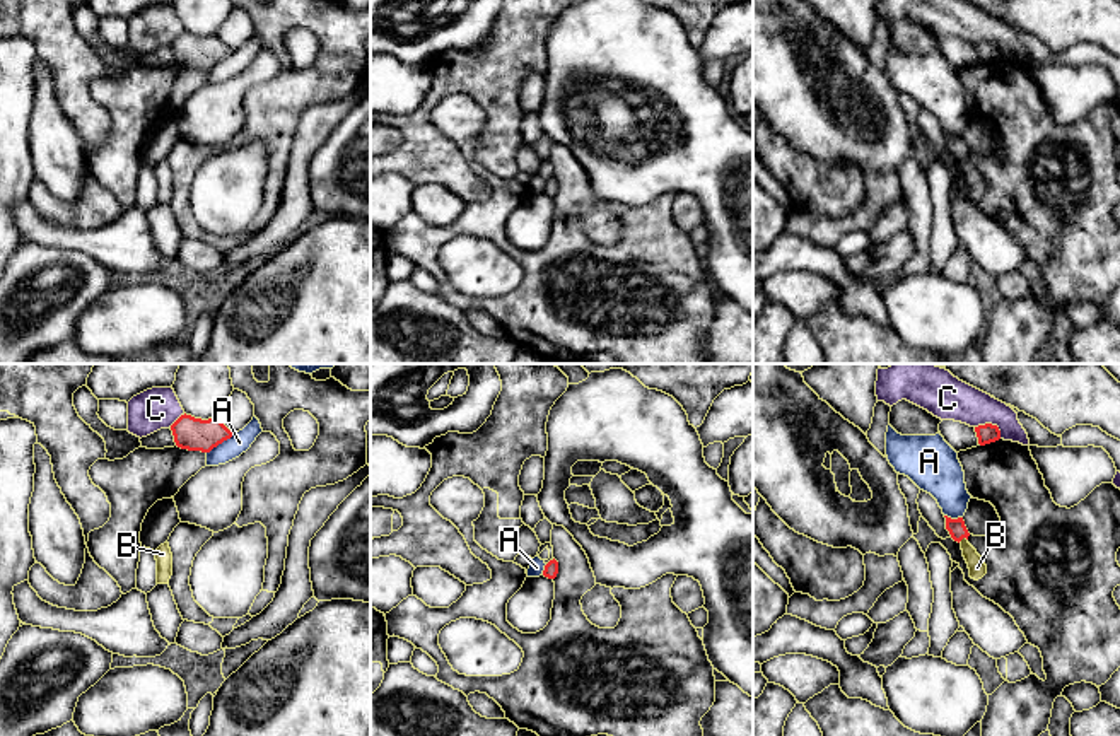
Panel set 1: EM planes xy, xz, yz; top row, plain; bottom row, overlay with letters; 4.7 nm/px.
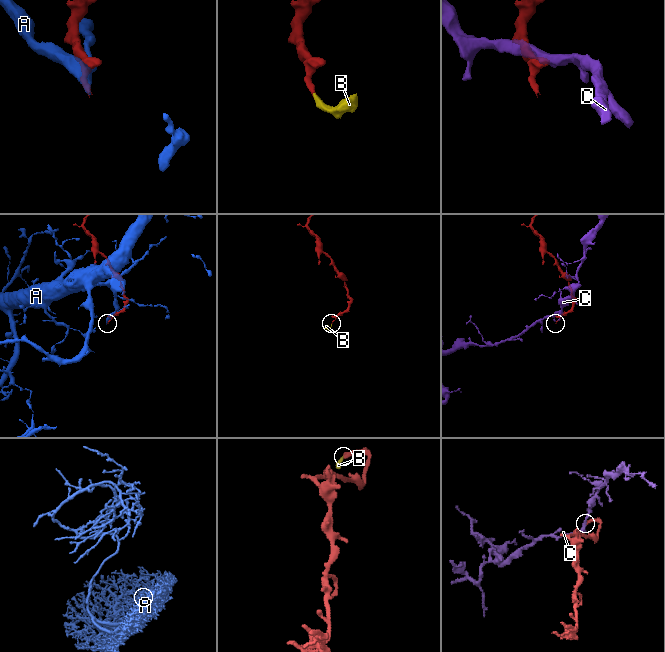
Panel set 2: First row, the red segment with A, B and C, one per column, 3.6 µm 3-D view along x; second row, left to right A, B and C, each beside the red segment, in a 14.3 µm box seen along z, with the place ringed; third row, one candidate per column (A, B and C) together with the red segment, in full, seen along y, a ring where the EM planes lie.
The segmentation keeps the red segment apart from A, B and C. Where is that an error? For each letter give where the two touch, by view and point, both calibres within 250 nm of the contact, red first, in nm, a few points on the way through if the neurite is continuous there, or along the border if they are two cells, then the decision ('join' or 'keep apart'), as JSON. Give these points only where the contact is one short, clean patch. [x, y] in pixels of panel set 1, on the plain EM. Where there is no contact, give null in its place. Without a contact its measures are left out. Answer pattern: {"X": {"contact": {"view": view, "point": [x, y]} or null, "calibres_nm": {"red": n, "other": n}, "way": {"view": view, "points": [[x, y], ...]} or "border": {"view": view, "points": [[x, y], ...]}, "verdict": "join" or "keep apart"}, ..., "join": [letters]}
{"A": {"contact": {"view": "xy", "point": [221, 60]}, "calibres_nm": {"red": 160, "other": 100}, "verdict": "keep apart"}, "B": {"contact": {"view": "yz", "point": [962, 156]}, "calibres_nm": {"red": 90, "other": 80}, "way": {"view": "yz", "points": [[956, 146], [962, 156], [977, 185]]}, "verdict": "join"}, "C": {"contact": {"view": "yz", "point": [991, 41]}, "calibres_nm": {"red": 90, "other": 190}, "border": {"view": "yz", "points": [[975, 43], [994, 41], [1001, 55]]}, "verdict": "keep apart"}, "join": ["B"]}

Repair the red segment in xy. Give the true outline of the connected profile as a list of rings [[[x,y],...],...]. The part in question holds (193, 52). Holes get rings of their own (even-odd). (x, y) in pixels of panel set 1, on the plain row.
[[[181,32],[171,43],[174,60],[181,67],[210,70],[234,51],[215,34],[208,38]]]

